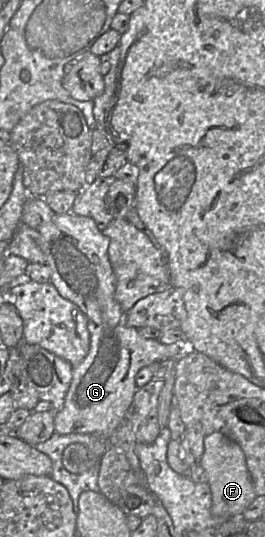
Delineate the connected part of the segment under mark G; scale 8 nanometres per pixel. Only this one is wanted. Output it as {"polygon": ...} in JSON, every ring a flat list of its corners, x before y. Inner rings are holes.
{"polygon":[[73,213,57,214,47,224,37,229,40,234,40,247,46,257,46,264,51,268,51,283,59,294,76,304,87,318,90,333,90,347,80,364,73,367,72,381,67,391,61,411,54,412,55,432,58,434,93,434,107,441,115,430,126,420,126,412,133,401,137,385,137,372,152,363,176,360,187,349,183,344,163,344,158,340,144,338,135,327,126,324,126,313,123,312,114,297,116,279,109,260,110,240,100,231,95,221,86,216]]}

